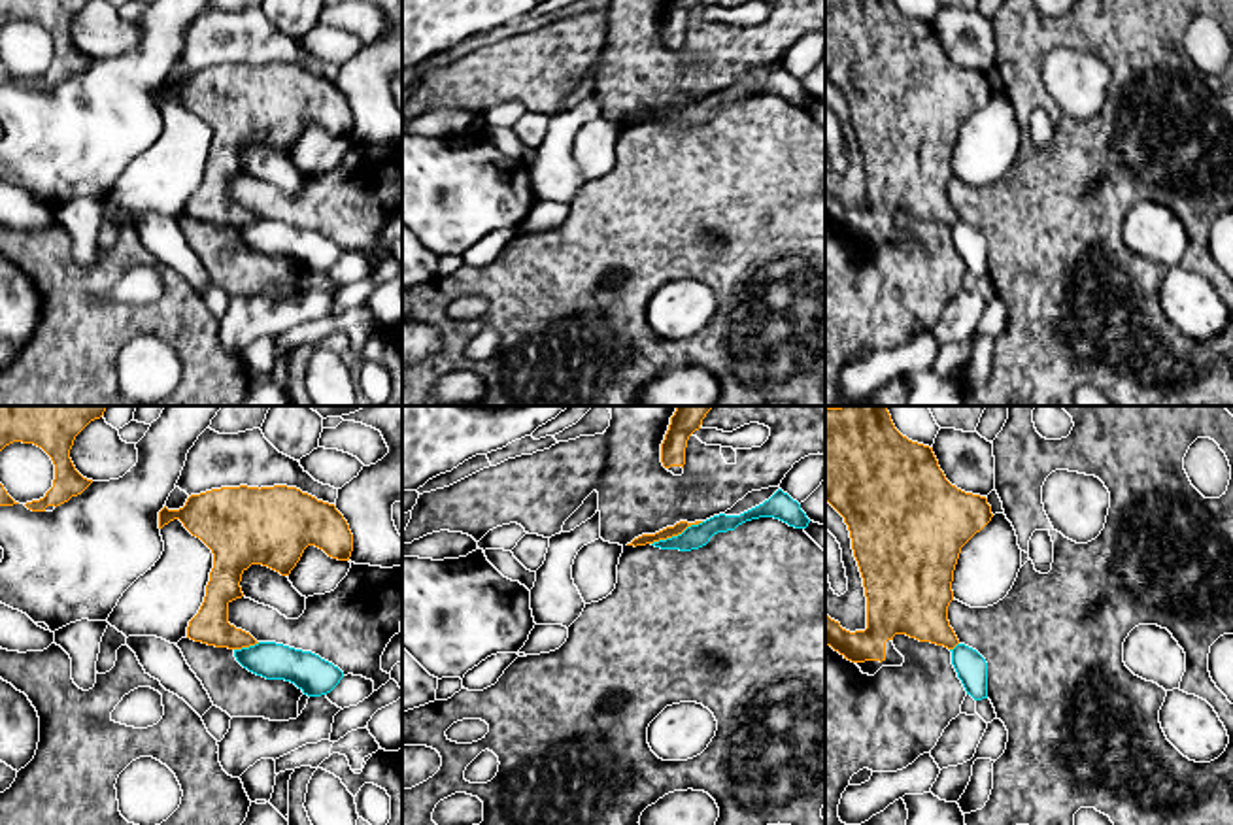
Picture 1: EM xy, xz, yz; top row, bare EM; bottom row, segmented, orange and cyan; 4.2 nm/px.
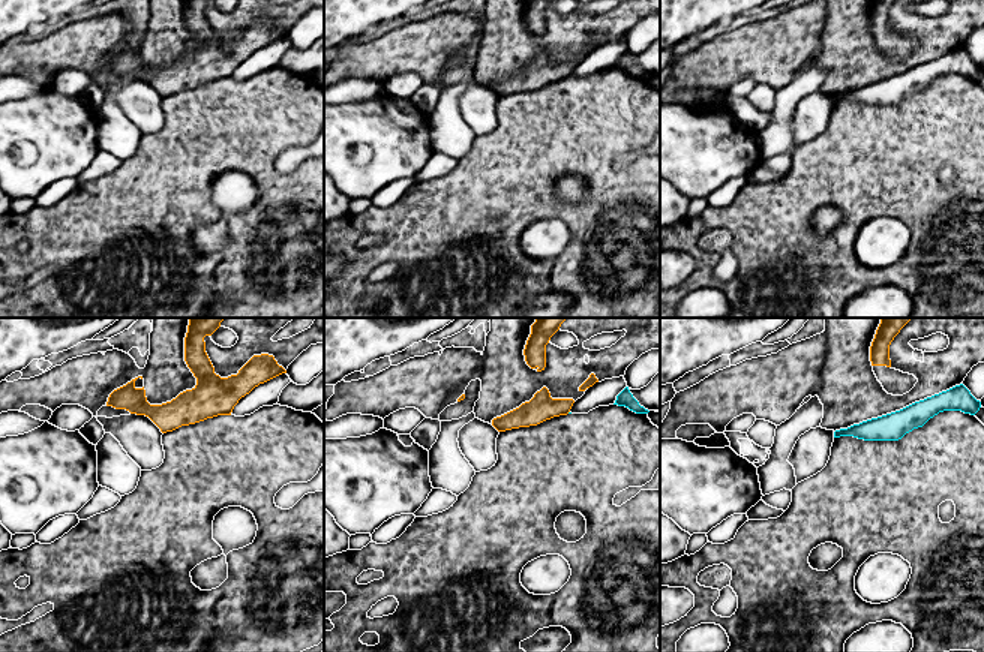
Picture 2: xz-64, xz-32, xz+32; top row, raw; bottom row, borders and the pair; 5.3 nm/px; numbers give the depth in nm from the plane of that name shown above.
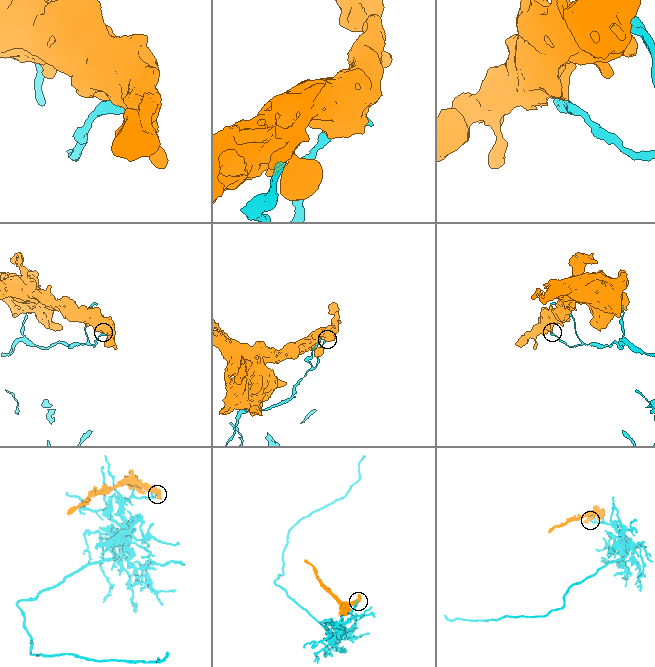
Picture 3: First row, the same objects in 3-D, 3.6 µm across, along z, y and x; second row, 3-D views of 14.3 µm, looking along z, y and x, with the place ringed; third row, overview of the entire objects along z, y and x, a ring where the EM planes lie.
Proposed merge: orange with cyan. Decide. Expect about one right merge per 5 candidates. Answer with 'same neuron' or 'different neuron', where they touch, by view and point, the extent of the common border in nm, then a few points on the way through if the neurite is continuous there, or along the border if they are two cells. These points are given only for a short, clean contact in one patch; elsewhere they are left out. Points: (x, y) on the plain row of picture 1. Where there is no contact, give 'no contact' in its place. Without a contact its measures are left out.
different neuron; meets orange in xz at (676, 112); contact 240 nm long; border along xz (703, 99), (692, 101), (680, 110), (652, 121)

